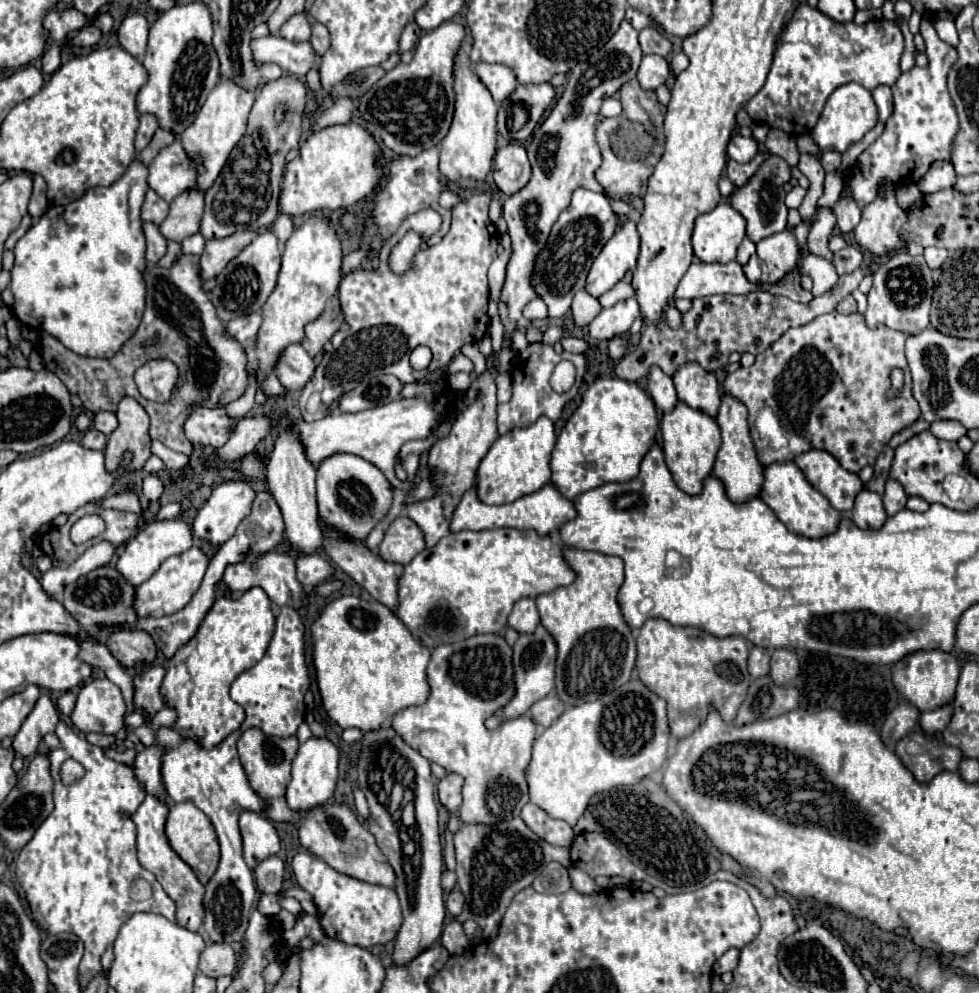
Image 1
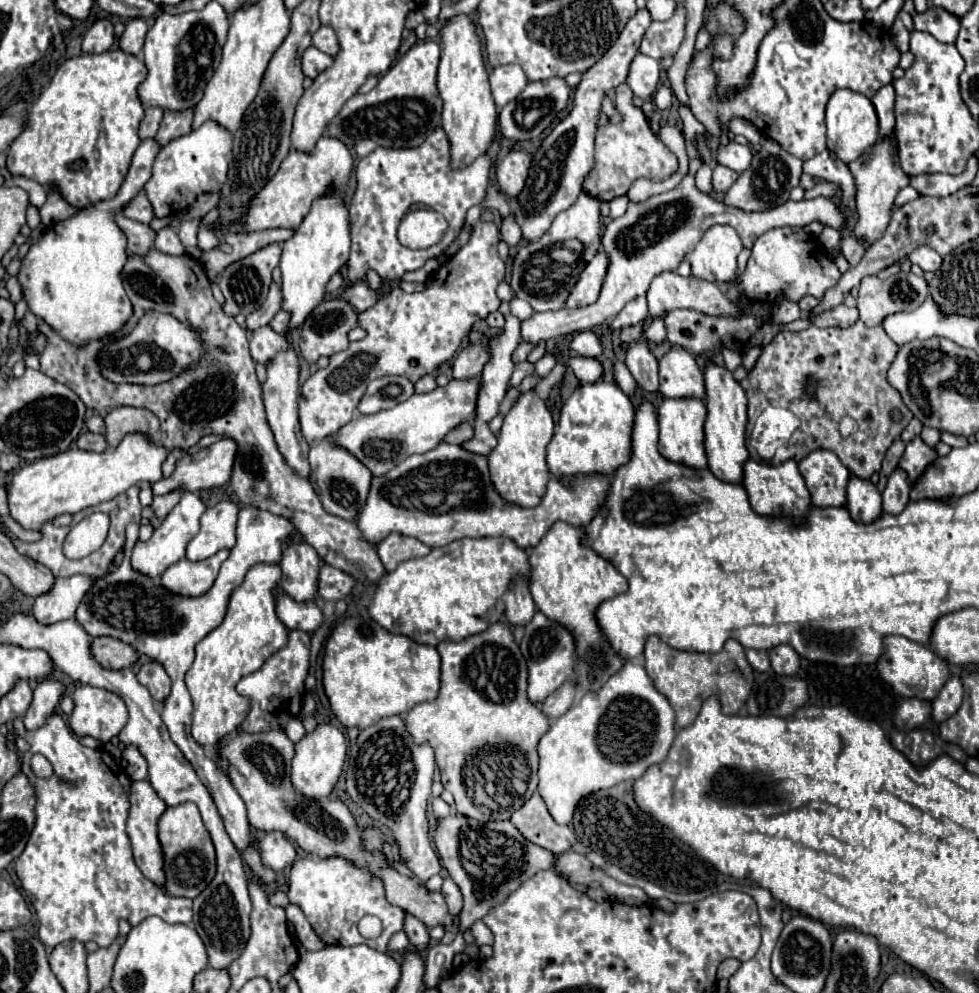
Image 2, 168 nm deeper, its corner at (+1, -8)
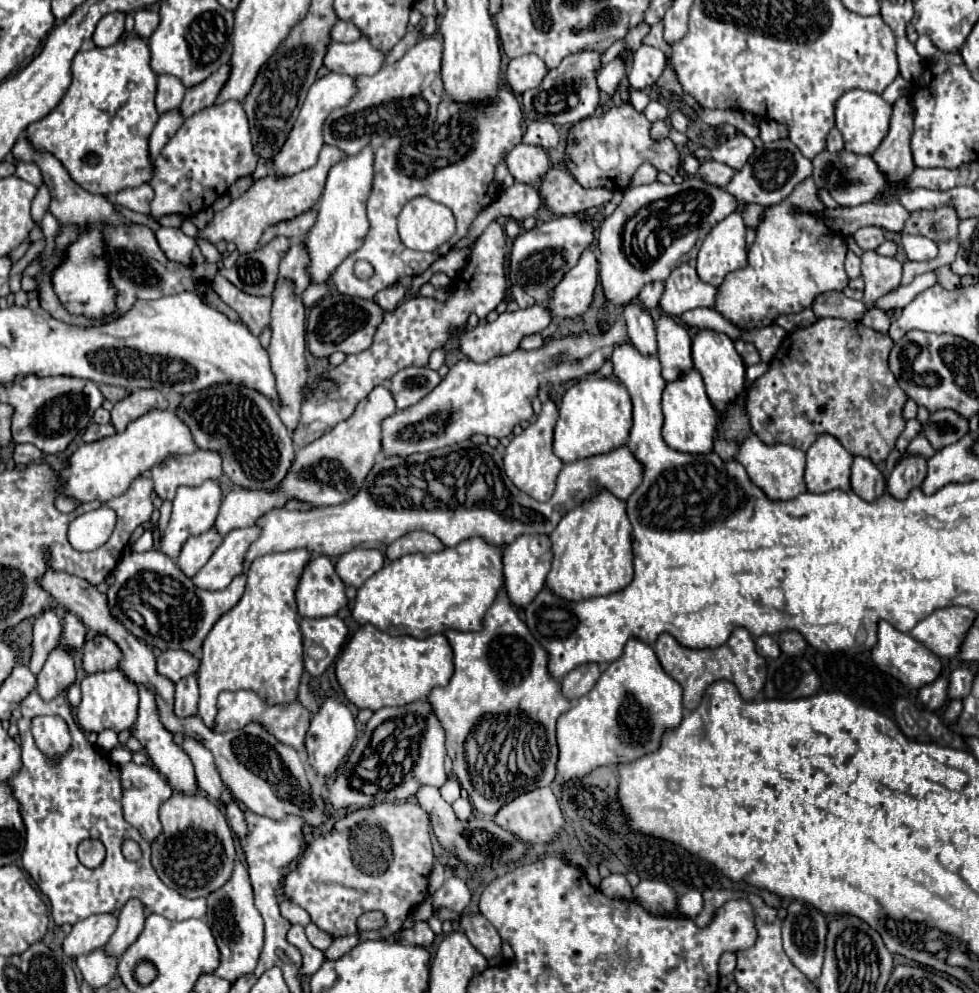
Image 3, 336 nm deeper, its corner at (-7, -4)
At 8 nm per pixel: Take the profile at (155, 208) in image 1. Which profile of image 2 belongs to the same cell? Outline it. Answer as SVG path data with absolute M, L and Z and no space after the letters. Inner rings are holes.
M139 191L123 209L121 213L133 221L139 221L139 223L149 223L153 219L153 209L149 205L149 199L145 197L145 191Z

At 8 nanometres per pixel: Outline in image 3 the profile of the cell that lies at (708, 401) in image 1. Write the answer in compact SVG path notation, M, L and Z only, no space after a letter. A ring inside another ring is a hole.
M667 315L657 319L657 345L659 345L659 363L663 369L663 379L677 381L681 375L693 371L691 357L691 337L689 333Z

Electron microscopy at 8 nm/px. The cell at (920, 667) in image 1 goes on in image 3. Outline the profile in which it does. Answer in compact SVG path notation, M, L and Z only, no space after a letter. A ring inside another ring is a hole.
M879 621L879 633L877 633L877 637L879 637L879 641L877 641L875 649L871 651L873 663L881 671L885 671L891 677L899 679L903 685L913 687L913 689L921 689L923 685L933 683L941 675L943 665L941 665L939 657L931 649L927 649L923 643L919 643L917 639L913 639L909 633L901 633L893 625L889 625L887 621Z

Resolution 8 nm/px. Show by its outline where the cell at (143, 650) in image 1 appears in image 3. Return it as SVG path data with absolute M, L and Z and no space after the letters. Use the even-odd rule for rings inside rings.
M95 635L85 643L83 667L87 673L119 669L121 659L123 659L121 647L107 635Z

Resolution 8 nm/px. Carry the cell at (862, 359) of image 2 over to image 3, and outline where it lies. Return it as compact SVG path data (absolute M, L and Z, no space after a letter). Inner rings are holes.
M819 319L817 323L813 323L813 325L809 325L809 327L799 327L799 329L795 329L793 333L789 333L789 335L783 339L779 351L775 353L775 357L773 357L771 363L769 363L769 371L767 371L763 377L759 377L757 381L753 381L751 387L749 387L749 391L747 391L747 415L749 415L751 433L757 435L759 439L763 439L763 419L783 419L783 423L781 423L781 427L779 427L781 435L777 435L777 439L775 439L773 443L785 443L785 445L793 445L793 447L797 447L797 449L801 449L801 451L807 451L819 435L833 435L833 437L839 439L839 443L841 443L853 457L857 457L857 455L867 457L867 459L871 459L875 465L881 463L881 461L885 461L887 455L891 453L891 449L895 447L897 437L899 437L901 431L905 429L905 423L907 423L905 417L903 417L903 407L905 407L905 403L907 403L907 395L905 395L905 391L897 385L897 379L893 377L893 373L891 373L891 369L889 369L889 353L891 353L893 345L895 345L895 343L891 341L891 337L889 337L887 333L879 333L879 331L875 331L875 329L871 329L871 327L865 327L861 321ZM883 433L891 433L891 449L889 449L889 441L883 437Z

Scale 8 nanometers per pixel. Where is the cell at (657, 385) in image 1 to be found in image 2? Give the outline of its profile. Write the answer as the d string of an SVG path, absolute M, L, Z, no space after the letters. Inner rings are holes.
M641 337L625 351L625 365L629 367L633 379L645 393L659 391L659 375L657 375L657 359L653 357L651 345Z

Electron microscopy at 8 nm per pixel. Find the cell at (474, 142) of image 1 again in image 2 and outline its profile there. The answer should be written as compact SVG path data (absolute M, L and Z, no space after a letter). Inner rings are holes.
M455 15L441 27L441 61L437 69L437 89L443 101L443 129L451 143L451 165L461 169L483 155L495 135L497 107L489 89L487 63L481 53L481 39L469 15Z

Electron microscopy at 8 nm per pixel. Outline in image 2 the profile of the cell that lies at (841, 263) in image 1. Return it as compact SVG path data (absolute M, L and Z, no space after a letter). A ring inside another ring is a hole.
M851 235L851 237L843 237L843 241L841 241L841 249L843 249L843 255L847 257L847 261L851 263L851 267L855 267L855 265L861 261L863 253L865 253L865 245L863 245L863 241L857 239L855 235Z

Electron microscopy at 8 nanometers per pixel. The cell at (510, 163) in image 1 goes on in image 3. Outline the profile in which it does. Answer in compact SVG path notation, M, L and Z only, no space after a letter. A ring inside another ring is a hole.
M519 143L509 151L507 167L517 183L535 185L549 169L549 157L541 147Z

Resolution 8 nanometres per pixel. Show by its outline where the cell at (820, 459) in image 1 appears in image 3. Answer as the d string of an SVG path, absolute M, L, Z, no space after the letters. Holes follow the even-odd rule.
M821 435L807 451L805 481L809 493L825 493L833 489L849 491L853 457L831 435Z

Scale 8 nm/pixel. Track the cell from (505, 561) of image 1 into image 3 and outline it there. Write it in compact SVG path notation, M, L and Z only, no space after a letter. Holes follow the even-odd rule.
M471 537L461 541L457 547L447 547L437 553L405 555L397 561L385 563L385 567L357 589L351 615L359 625L371 623L389 635L411 635L417 639L427 639L431 635L445 633L447 629L479 631L483 629L483 617L503 589L503 583L503 547L491 545L483 537Z

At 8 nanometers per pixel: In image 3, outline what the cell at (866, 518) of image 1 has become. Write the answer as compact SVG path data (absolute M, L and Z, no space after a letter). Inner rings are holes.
M855 457L851 467L851 489L865 501L877 501L885 493L885 477L867 457Z

